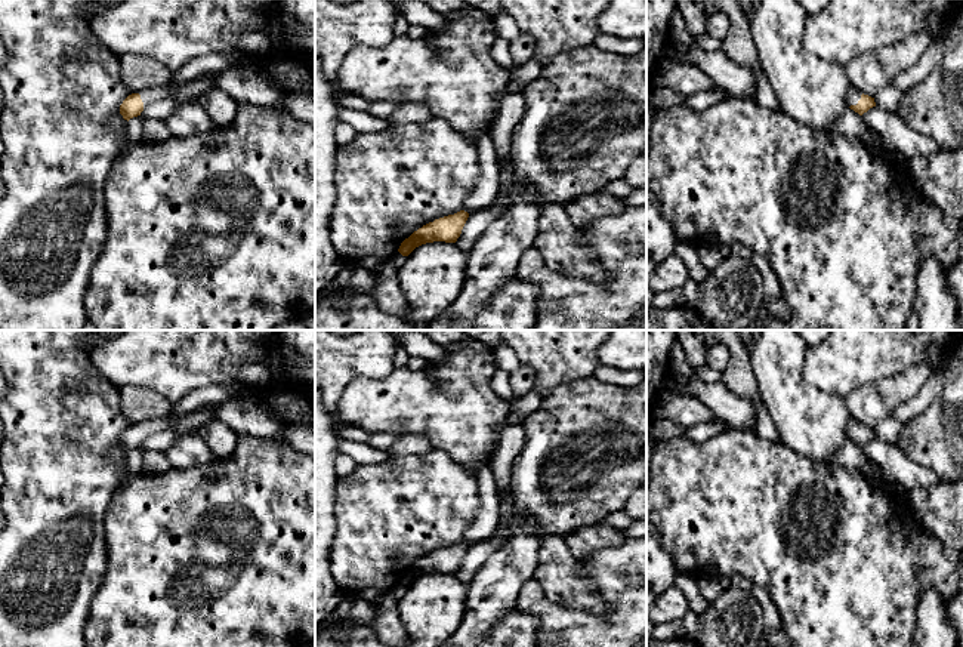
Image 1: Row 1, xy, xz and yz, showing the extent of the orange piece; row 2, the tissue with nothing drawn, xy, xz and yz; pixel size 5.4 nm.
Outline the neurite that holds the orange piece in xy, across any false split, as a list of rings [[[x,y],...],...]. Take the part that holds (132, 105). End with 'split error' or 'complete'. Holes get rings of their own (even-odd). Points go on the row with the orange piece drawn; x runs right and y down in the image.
[[[170,83],[167,86],[145,89],[139,93],[132,93],[120,105],[120,114],[124,120],[129,121],[130,118],[141,115],[141,113],[151,104],[160,99],[172,98],[173,92],[178,87],[179,86]]]; split error

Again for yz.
[[[852,87],[848,93],[848,105],[851,110],[862,115],[870,108],[876,107],[874,98],[864,95],[856,87]]]; split error

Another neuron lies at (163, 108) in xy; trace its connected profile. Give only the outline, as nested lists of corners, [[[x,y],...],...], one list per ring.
[[[166,98],[160,99],[149,107],[146,107],[142,113],[141,117],[146,120],[158,118],[158,120],[166,120],[170,117],[179,107],[182,105],[182,101],[178,101],[175,98]]]

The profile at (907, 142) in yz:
[[[876,105],[864,113],[862,118],[902,160],[914,155],[930,155],[938,150],[930,136],[908,127],[893,111]]]

